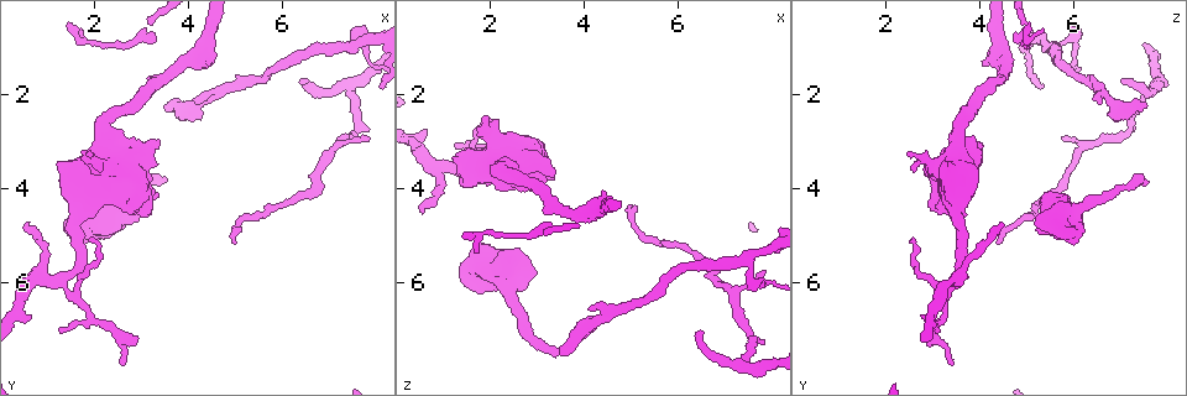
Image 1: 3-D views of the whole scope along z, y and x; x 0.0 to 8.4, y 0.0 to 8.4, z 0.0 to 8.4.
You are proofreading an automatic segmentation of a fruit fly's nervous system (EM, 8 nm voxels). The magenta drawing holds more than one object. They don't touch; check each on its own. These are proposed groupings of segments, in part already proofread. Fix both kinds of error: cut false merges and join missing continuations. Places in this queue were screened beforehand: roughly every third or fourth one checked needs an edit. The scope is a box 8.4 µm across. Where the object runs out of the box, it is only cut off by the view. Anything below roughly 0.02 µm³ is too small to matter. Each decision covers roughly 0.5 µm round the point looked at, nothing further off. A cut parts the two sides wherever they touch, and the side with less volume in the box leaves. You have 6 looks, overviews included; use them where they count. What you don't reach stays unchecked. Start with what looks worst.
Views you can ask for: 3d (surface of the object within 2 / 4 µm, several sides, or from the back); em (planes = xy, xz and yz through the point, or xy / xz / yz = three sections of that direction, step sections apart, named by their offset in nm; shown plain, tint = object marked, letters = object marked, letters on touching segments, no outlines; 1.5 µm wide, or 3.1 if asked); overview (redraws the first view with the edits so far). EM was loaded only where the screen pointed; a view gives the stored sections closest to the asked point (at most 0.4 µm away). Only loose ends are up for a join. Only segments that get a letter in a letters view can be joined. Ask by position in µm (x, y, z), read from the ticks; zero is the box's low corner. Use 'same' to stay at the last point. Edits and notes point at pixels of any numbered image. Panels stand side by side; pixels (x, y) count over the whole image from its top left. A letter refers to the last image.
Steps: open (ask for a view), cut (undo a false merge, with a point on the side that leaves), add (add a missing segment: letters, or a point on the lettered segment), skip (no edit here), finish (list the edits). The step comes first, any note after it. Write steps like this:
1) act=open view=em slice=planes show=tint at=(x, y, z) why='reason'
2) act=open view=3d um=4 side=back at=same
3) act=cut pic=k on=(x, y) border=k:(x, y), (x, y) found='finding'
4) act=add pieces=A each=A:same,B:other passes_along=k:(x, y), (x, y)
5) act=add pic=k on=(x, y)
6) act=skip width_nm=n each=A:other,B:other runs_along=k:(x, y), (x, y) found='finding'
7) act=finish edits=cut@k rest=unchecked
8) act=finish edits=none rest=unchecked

act=open view=3d um=4 at=(3.50, 3.80, 7.50) why='thin end'

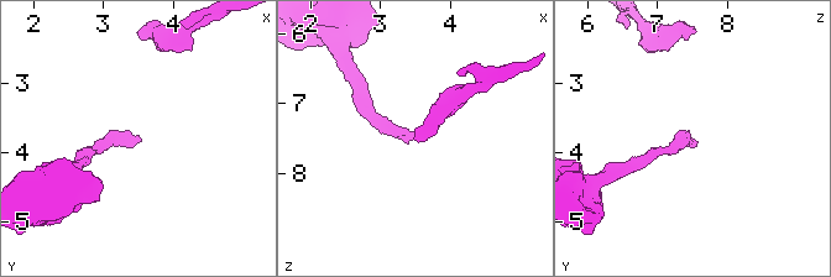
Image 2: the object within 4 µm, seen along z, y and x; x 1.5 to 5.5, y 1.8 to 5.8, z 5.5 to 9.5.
act=open view=em slice=xy step=4 show=plain at=(3.55, 3.80, 7.55)

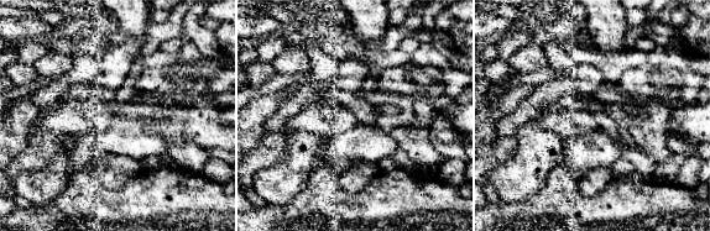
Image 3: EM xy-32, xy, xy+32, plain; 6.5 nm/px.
act=open view=em slice=xy step=4 show=letters at=same why='what lies round it'

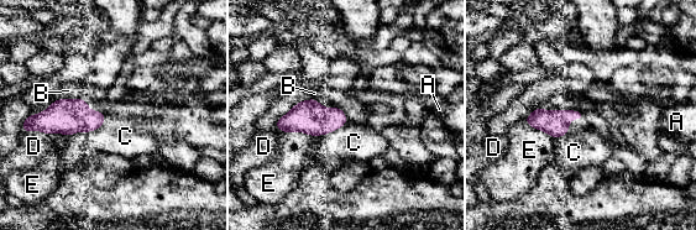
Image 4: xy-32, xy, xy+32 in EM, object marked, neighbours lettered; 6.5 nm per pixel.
act=add pieces=C each=A:other,B:other,C:same,D:other,E:other found='the cell continues'

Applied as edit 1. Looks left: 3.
act=open view=3d um=4 at=(7.40, 1.05, 5.55) why='side arm on a straight run'

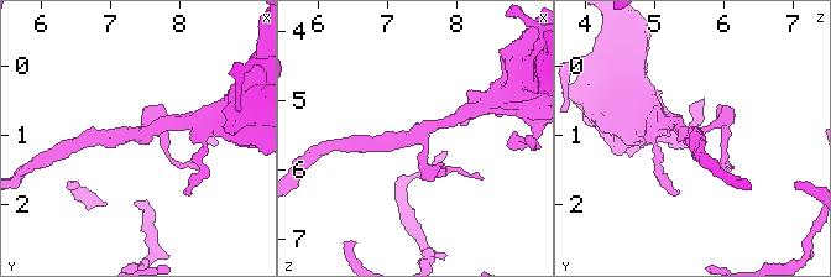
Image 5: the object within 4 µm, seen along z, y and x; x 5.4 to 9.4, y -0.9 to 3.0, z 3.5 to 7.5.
act=open view=em slice=planes show=letters at=(7.45, 0.95, 5.50) why='shape alone is not enough'

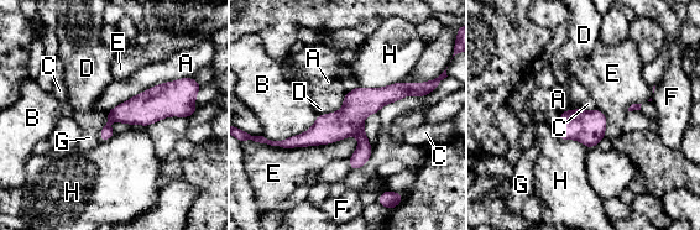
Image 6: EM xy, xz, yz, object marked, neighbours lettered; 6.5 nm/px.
act=skip each=A:other,B:other,C:other,D:other,E:other,F:other,G:other,H:other runs_along=6:(417, 92), (280, 144) found='one cell here'

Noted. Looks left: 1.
act=open view=em slice=planes show=letters at=(4.95, 5.15, 4.35) why='thin end'

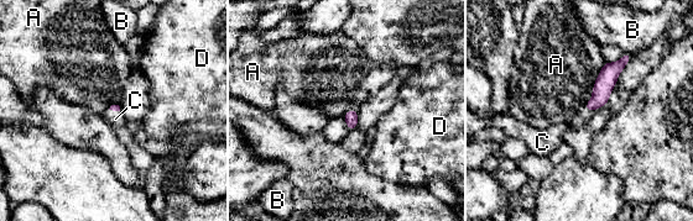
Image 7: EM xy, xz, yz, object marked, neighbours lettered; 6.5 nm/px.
act=add pieces=C each=A:other,B:other,C:same,D:other passes_along=7:(606, 79), (588, 110), (557, 132) found='it goes on there'

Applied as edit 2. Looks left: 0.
act=finish edits=add@4,add@7 rest=unchecked

